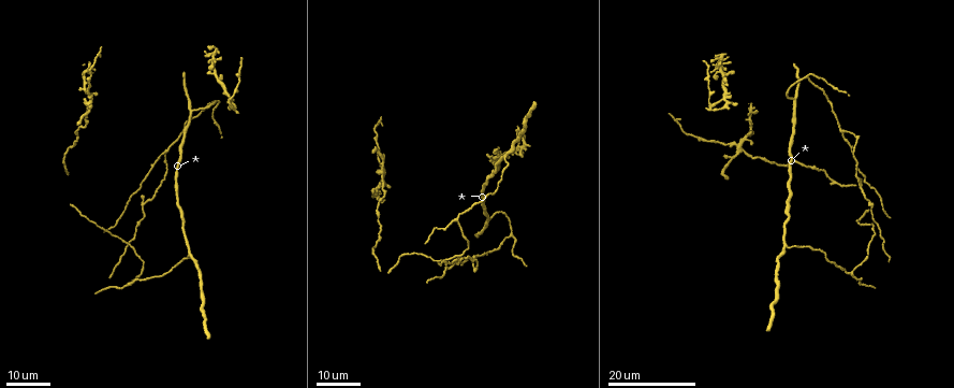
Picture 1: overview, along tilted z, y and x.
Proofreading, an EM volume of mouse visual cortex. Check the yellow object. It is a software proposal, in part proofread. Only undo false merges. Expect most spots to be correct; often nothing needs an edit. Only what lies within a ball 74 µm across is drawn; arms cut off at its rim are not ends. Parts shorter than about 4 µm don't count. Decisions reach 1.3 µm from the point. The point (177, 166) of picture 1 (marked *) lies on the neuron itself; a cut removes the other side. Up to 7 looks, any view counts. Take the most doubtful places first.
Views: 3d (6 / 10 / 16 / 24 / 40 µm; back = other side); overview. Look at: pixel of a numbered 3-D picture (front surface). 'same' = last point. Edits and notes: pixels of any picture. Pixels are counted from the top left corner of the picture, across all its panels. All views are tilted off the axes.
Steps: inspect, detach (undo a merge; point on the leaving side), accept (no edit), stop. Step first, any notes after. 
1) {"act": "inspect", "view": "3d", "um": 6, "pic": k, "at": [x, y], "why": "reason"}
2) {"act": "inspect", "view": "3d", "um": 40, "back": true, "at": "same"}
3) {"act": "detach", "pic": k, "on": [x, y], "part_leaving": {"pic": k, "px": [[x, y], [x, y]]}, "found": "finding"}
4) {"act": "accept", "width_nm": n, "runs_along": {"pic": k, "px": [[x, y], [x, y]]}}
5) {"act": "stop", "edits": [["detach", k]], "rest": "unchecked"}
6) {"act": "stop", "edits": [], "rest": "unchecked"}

{"act": "inspect", "view": "3d", "um": 16, "pic": 1, "at": [738, 143], "why": "branch point"}

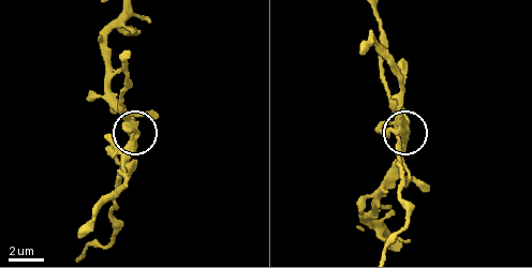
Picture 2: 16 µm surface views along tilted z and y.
{"act": "inspect", "view": "3d", "um": 10, "pic": 2, "at": [135, 139], "why": "closer look"}

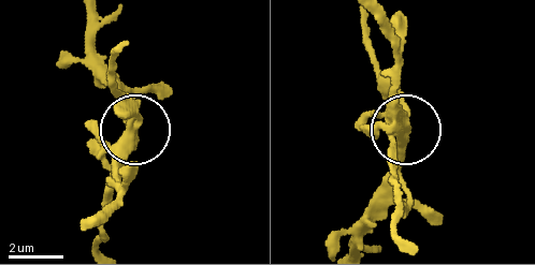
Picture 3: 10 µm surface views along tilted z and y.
{"act": "detach", "pic": 3, "on": [130, 112], "arms": 3, "found": "two neurons meet here"}

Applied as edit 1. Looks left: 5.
{"act": "inspect", "view": "overview", "why": "see it whole again"}

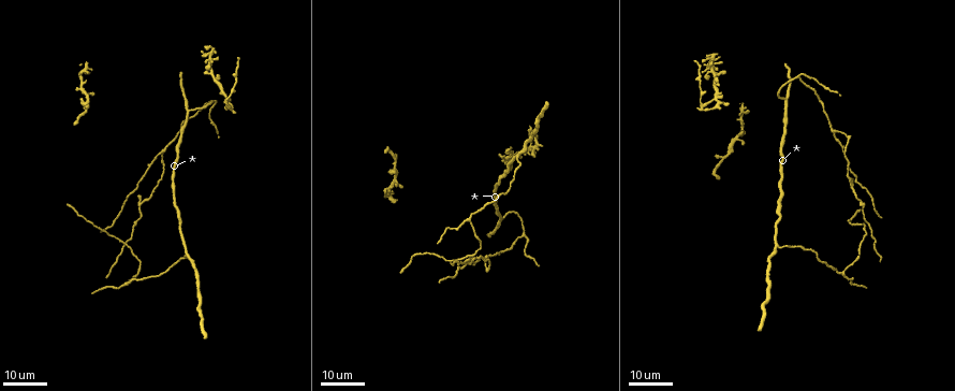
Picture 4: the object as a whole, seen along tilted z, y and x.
{"act": "inspect", "view": "3d", "um": 16, "pic": 4, "at": [787, 98], "why": "arms part here"}

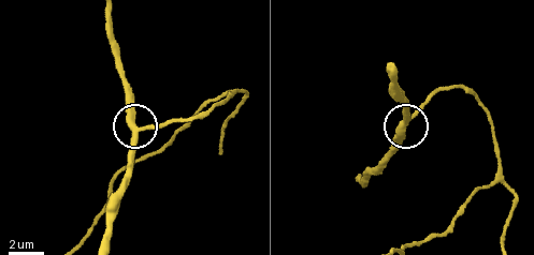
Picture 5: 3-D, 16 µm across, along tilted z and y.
{"act": "inspect", "view": "3d", "um": 6, "pic": 5, "at": [138, 130]}

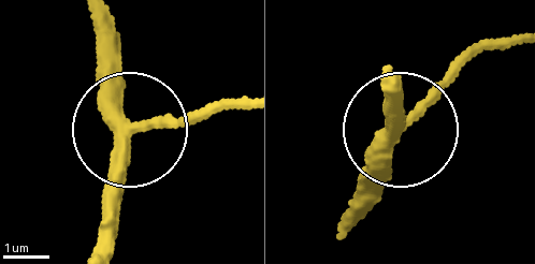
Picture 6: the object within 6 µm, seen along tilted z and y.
{"act": "accept", "width_nm": 290, "runs_along": {"pic": 6, "px": [[98, 239], [109, 164], [128, 133], [116, 19]]}, "found": "all the same neuron"}

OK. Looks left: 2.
{"act": "inspect", "view": "3d", "um": 16, "pic": 4, "at": [848, 140], "why": "three-way junction"}

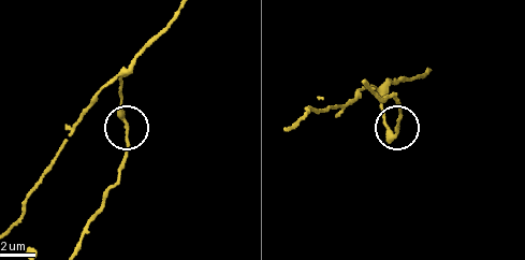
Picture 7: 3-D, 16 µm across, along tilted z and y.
{"act": "inspect", "view": "3d", "um": 10, "pic": 7, "at": [397, 133], "why": "closer look"}

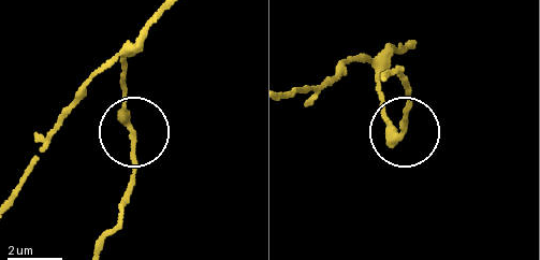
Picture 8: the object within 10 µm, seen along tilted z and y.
{"act": "accept", "runs_along": {"pic": 8, "px": [[407, 44], [377, 88], [388, 121], [405, 128], [412, 94]]}, "found": "continuous, no second neuron"}

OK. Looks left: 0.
{"act": "stop", "edits": [["detach", 3]], "rest": "unchecked"}

